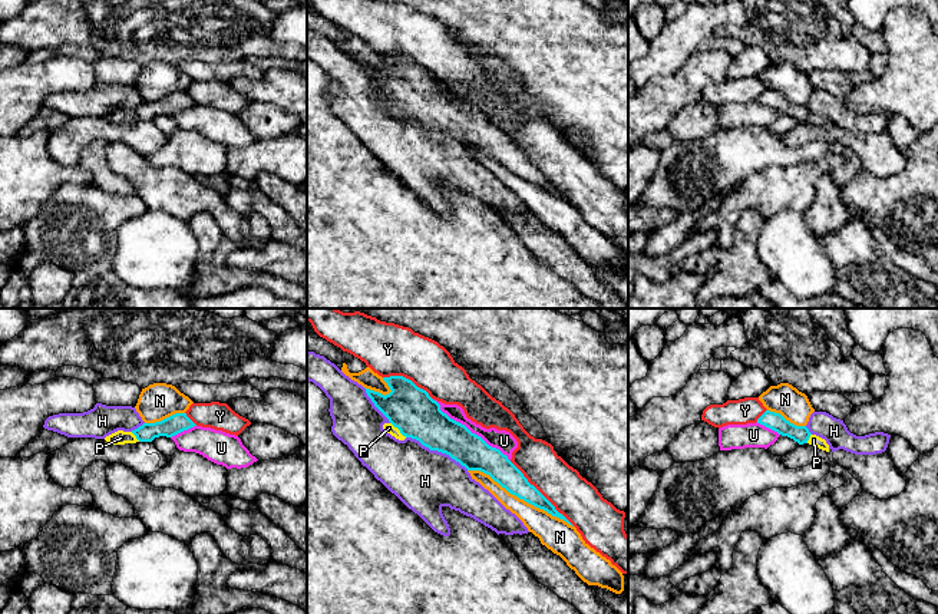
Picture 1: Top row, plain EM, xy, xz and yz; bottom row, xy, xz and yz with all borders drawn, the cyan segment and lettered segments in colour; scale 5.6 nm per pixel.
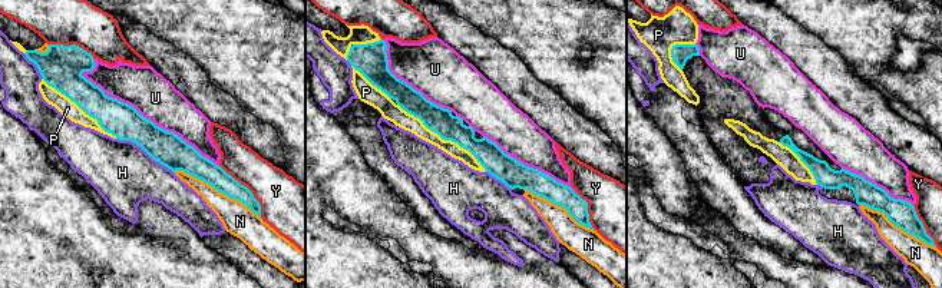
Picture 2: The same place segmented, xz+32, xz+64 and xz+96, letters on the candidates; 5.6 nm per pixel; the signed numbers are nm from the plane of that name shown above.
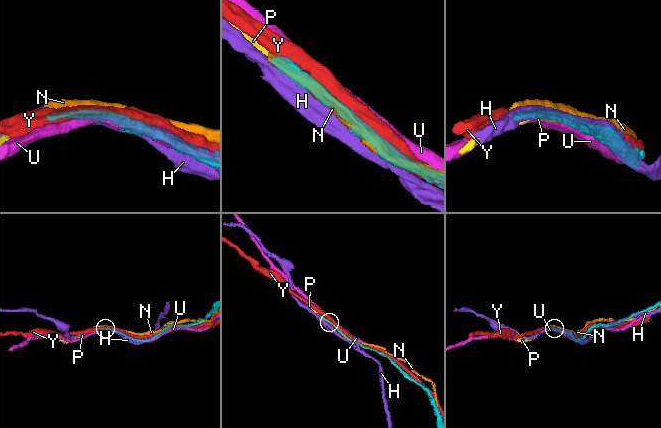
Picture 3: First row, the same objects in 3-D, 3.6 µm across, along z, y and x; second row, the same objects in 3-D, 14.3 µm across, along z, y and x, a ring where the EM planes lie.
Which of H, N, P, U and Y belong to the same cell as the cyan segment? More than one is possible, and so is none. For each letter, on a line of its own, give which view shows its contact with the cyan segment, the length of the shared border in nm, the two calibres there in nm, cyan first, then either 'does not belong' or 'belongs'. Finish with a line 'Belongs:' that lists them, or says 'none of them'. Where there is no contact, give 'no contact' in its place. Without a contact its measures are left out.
H: contact in xz; length 400 nm; calibres 260 and 340 nm; does not belong
N: contact in xz; length 650 nm; calibres 150 and 160 nm; does not belong
P: contact in xz; length 130 nm; calibres 260 and 60 nm; belongs
U: contact in xz; length 550 nm; calibres 220 and 110 nm; does not belong
Y: contact in xz; length 500 nm; calibres 140 and 240 nm; does not belong
Belongs: P

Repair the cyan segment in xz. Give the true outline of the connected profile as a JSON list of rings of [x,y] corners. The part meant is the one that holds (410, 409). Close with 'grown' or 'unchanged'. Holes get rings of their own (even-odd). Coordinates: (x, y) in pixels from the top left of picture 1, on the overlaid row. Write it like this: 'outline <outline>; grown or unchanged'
outline [[[403,376],[383,377],[383,380],[392,390],[389,395],[384,396],[370,389],[366,389],[366,393],[374,406],[389,419],[389,422],[383,425],[383,429],[387,433],[399,440],[404,440],[406,438],[416,439],[430,450],[446,453],[468,471],[480,471],[489,475],[509,493],[572,525],[534,485],[528,482],[524,473],[508,459],[506,455],[499,449],[489,446],[465,425],[443,413],[440,405],[433,400],[426,390],[417,387],[412,380]]]; grown

